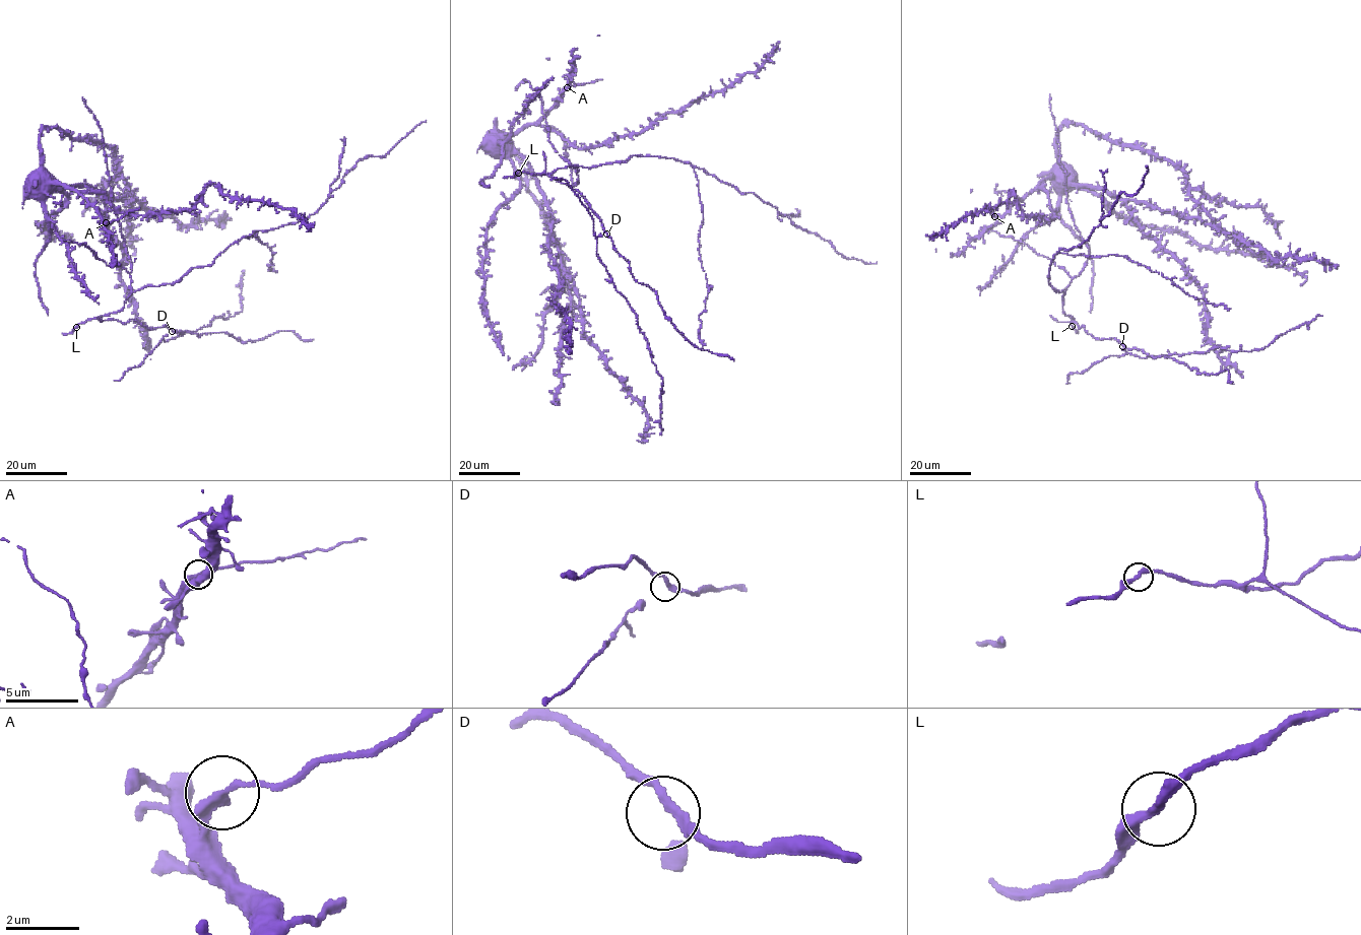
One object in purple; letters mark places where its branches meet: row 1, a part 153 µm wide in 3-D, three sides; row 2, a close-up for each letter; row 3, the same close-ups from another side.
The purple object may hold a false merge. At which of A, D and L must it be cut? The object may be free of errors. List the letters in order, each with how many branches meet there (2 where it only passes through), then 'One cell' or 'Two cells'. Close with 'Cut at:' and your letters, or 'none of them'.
A: Branches: 2. Two cells
D: Branches: 2. One cell
L: Branches: 2. One cell
Cut at: A

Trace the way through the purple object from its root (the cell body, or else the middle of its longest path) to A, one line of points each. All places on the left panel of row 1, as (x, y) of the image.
A: (46, 183), (46, 187), (64, 185), (76, 189), (99, 213), (104, 225), (106, 222)

